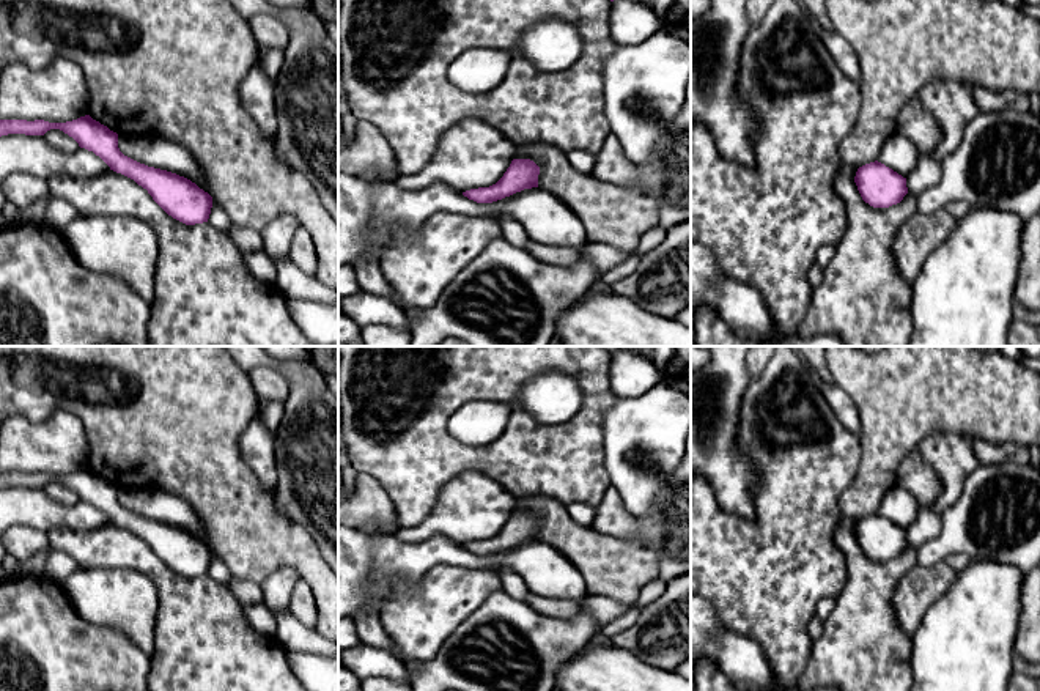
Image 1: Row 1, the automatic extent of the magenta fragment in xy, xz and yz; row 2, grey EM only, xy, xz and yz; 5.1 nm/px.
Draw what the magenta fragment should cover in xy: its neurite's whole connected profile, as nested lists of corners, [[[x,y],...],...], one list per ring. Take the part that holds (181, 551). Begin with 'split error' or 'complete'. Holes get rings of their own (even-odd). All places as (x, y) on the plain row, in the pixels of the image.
complete; [[[90,467],[66,475],[0,472],[0,490],[8,486],[44,488],[50,482],[63,483],[80,501],[99,508],[110,523],[134,532],[173,571],[186,578],[208,575],[212,560],[212,549],[208,545],[184,529],[124,508],[118,501],[118,486]]]

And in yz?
complete; [[[875,513],[857,521],[854,535],[865,556],[889,560],[908,546],[906,530]]]

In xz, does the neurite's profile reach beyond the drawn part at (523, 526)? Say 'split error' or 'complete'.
complete

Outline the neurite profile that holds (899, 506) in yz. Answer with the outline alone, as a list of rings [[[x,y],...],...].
[[[895,485],[883,497],[878,515],[906,530],[917,518],[922,504],[905,488]]]

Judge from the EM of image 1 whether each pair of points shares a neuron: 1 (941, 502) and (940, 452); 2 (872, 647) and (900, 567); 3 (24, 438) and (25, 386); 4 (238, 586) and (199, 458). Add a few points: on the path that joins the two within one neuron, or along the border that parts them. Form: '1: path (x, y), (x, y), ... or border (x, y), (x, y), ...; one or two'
1: path (949, 490), (949, 465); one
2: path (872, 627), (872, 595), (880, 587); one
3: border (60, 408), (41, 419), (16, 416); two
4: border (233, 575), (258, 584); two

